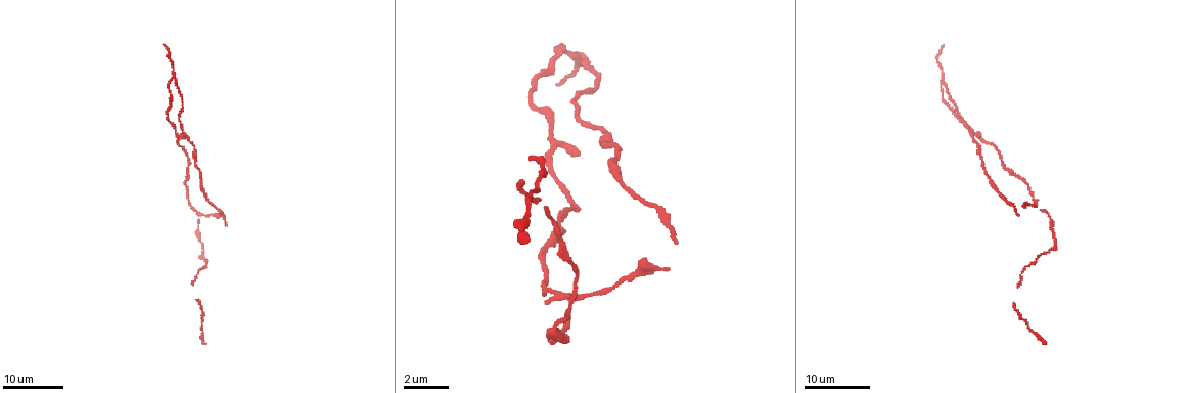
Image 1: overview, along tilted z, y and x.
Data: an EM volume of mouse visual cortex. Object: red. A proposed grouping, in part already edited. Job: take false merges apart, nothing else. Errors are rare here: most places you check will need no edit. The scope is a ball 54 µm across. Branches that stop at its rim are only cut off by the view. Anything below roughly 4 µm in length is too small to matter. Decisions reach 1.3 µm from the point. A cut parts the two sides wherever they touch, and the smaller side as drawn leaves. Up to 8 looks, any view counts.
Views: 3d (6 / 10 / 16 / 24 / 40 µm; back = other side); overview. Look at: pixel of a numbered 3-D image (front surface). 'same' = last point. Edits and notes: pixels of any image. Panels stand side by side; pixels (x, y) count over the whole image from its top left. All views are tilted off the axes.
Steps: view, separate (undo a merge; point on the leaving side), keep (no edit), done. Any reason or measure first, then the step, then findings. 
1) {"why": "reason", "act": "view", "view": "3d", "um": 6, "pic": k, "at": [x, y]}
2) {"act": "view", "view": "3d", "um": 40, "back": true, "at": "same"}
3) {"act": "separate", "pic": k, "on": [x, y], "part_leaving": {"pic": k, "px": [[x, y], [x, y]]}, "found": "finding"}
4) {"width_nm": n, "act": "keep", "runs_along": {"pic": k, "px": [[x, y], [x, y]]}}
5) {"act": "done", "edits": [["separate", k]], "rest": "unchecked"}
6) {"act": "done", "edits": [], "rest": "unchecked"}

{"act": "view", "view": "3d", "um": 24, "pic": 1, "at": [564, 216]}

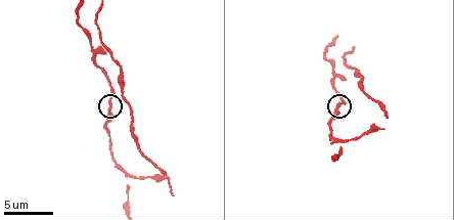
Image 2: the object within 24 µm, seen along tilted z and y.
{"act": "view", "view": "3d", "um": 6, "pic": 2, "at": [339, 106]}

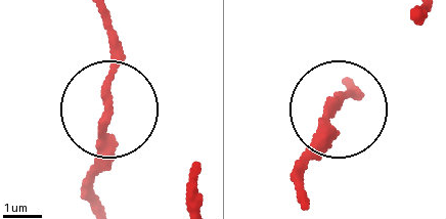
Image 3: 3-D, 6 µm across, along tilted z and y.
{"width_nm": 220, "act": "keep", "runs_along": {"pic": 3, "px": [[347, 77], [326, 139], [303, 169]]}, "found": "continuous, no second cell"}

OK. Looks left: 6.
{"why": "branch point", "act": "view", "view": "3d", "um": 10, "pic": 2, "at": [129, 175]}

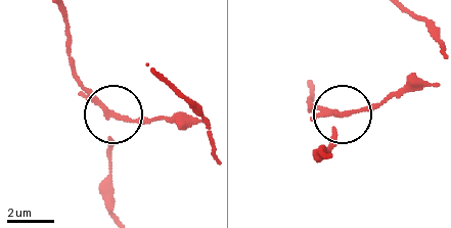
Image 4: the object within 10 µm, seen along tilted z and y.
{"width_nm": 160, "act": "separate", "pic": 4, "on": [127, 119], "part_leaving": {"pic": 4, "px": [[329, 114], [371, 109], [439, 83]]}, "found": "two cells meet here"}

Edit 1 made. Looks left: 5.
{"why": "a narrow waist", "act": "view", "view": "3d", "um": 24, "pic": 1, "at": [1054, 240]}

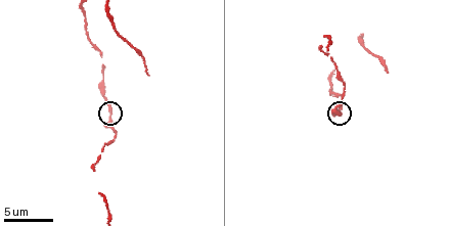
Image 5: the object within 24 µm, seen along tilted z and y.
{"why": "closer look", "act": "view", "view": "3d", "um": 6, "pic": 5, "at": [109, 117]}

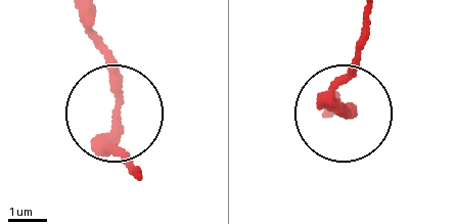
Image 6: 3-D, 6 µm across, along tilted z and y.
{"act": "keep", "found": "all the same cell"}

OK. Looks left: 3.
{"why": "thick turns thin", "act": "view", "view": "3d", "um": 10, "pic": 5, "at": [321, 45]}

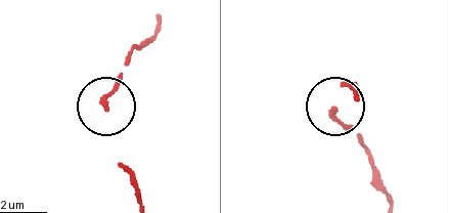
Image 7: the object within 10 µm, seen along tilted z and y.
{"why": "zoom in", "act": "view", "view": "3d", "um": 6, "pic": 7, "at": [332, 111]}

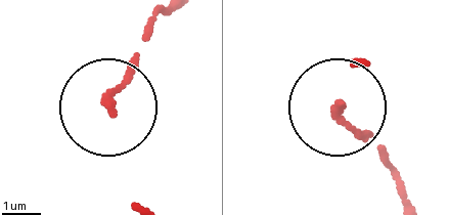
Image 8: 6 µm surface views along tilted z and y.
{"act": "keep", "found": "continuous, no second cell"}

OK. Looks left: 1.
{"act": "done", "edits": [["separate", 4]], "rest": "unchecked"}

